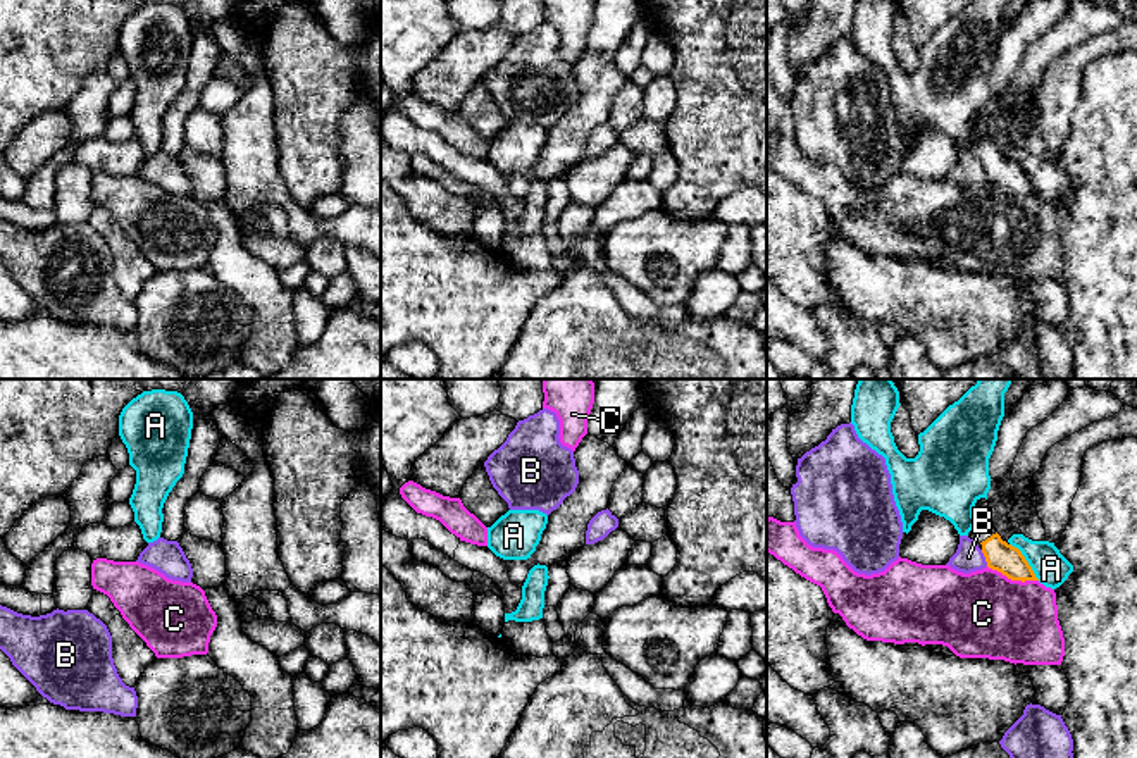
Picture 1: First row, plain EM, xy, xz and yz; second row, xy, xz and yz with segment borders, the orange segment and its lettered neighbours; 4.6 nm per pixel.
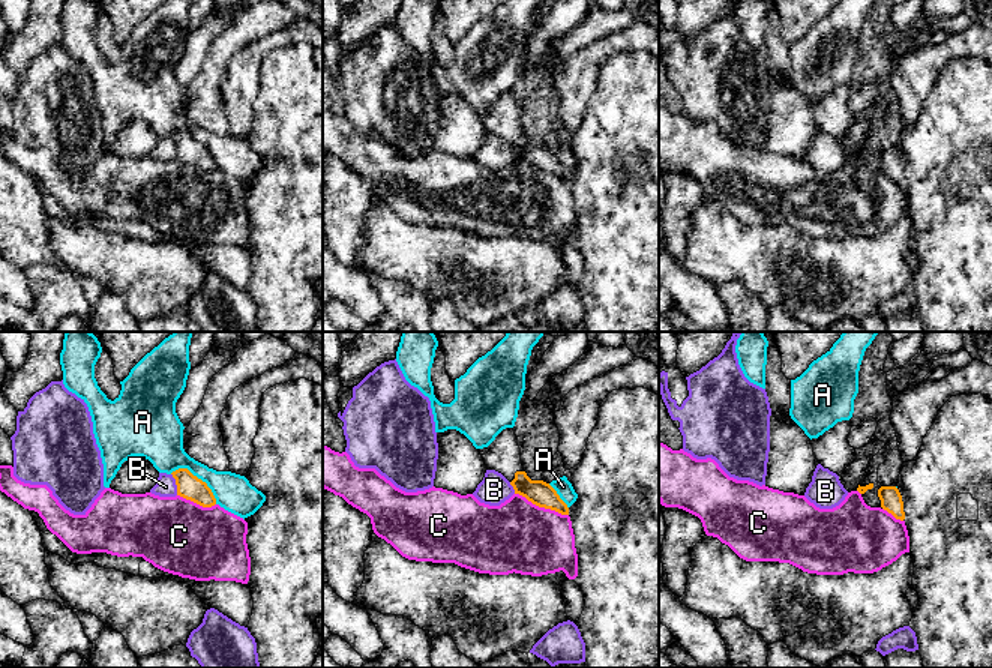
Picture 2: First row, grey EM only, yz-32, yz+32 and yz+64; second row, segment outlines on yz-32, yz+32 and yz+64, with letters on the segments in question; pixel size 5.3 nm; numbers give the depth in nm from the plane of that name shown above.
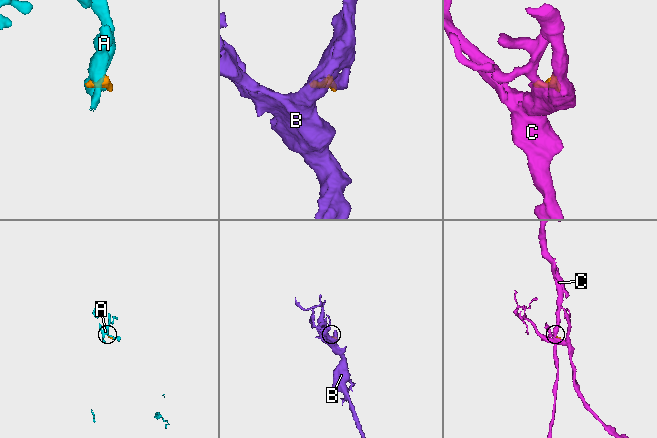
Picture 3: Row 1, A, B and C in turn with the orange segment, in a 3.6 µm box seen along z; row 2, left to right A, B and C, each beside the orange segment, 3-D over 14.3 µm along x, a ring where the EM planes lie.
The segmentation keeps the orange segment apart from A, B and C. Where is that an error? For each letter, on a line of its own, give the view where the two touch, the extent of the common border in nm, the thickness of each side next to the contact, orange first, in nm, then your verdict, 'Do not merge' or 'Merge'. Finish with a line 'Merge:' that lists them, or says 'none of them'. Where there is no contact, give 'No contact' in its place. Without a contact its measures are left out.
A: Touches orange in yz. Shared border 220 nm. Thickness 140 nm (orange) against 160 nm. Do not merge
B: Touches orange in yz. Shared border 90 nm. Thickness 140 nm (orange) against 140 nm. Do not merge
C: Touches orange in yz. Shared border 260 nm. Thickness 140 nm (orange) against 400 nm. Do not merge
Merge: none of them

